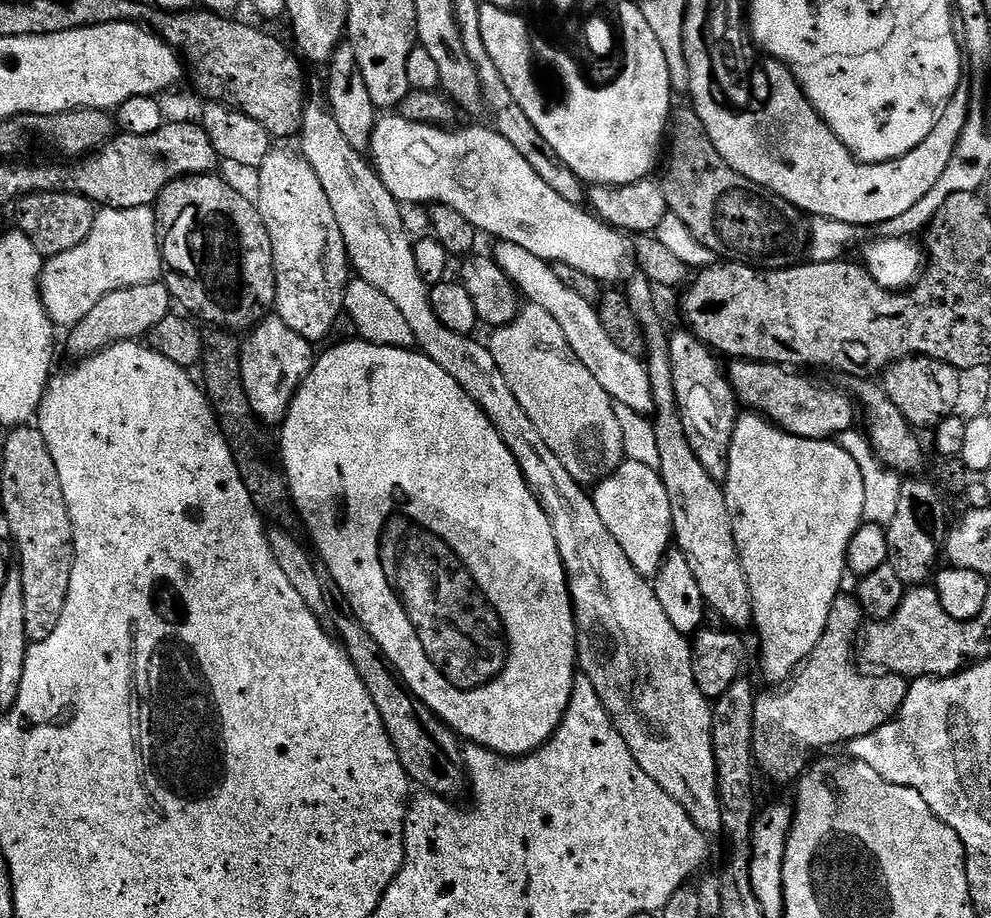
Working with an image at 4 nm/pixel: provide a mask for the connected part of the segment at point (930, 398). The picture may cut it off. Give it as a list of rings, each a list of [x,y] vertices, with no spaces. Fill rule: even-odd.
[[[908,356],[896,361],[883,373],[882,387],[890,402],[902,410],[913,429],[931,429],[957,411],[956,407],[960,404],[960,376],[961,369],[941,360],[932,360],[928,356]]]

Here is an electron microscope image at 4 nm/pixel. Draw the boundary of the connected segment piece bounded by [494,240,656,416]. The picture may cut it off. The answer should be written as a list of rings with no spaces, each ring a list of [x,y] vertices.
[[[499,241],[495,245],[494,259],[496,265],[503,270],[508,279],[516,285],[521,297],[527,303],[542,306],[549,314],[554,314],[554,322],[562,326],[562,334],[566,334],[566,342],[570,342],[570,350],[594,374],[594,378],[602,388],[610,394],[613,403],[629,406],[636,413],[650,416],[655,413],[656,403],[653,400],[653,390],[650,387],[650,378],[647,365],[639,358],[630,356],[610,339],[610,334],[602,319],[599,318],[597,305],[586,302],[575,290],[554,274],[549,261],[538,258],[538,254],[530,254],[523,246],[514,246],[514,242]]]

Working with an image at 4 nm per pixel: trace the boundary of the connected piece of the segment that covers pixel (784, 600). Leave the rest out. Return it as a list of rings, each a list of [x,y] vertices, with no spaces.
[[[744,414],[737,419],[734,438],[730,442],[730,458],[728,459],[728,473],[722,481],[726,510],[730,514],[730,522],[734,530],[734,542],[738,546],[738,554],[742,562],[742,570],[746,574],[746,582],[750,586],[752,599],[752,623],[754,632],[760,635],[760,668],[769,680],[769,685],[784,686],[796,675],[801,664],[807,660],[809,654],[818,646],[818,638],[826,630],[826,618],[830,618],[830,606],[834,606],[834,598],[841,595],[848,567],[848,547],[854,534],[865,523],[864,507],[866,506],[866,489],[862,487],[862,470],[858,470],[858,462],[840,448],[839,443],[831,440],[807,440],[798,438],[789,432],[777,428],[771,420],[764,419],[759,414]]]

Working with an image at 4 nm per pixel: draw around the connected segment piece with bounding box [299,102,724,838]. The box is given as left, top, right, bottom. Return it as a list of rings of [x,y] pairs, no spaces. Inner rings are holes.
[[[305,103],[304,125],[300,127],[299,139],[301,141],[304,140],[302,155],[305,160],[310,162],[310,166],[318,174],[318,180],[322,182],[322,190],[326,190],[326,198],[330,198],[330,210],[334,210],[334,218],[338,218],[338,230],[342,230],[342,238],[346,242],[351,271],[359,279],[370,282],[370,286],[382,290],[382,294],[386,294],[386,298],[390,298],[390,302],[394,302],[394,306],[398,306],[399,312],[406,317],[406,323],[410,325],[410,330],[414,330],[414,338],[416,339],[419,351],[423,352],[424,355],[431,358],[434,362],[438,362],[438,366],[442,366],[442,370],[446,370],[446,374],[450,374],[450,378],[454,378],[454,382],[458,382],[458,386],[462,386],[462,390],[466,390],[466,394],[470,394],[470,398],[486,414],[486,418],[490,418],[490,422],[494,422],[494,430],[498,430],[498,434],[502,434],[502,442],[506,442],[506,446],[510,446],[510,454],[514,454],[514,458],[518,462],[518,466],[522,470],[522,474],[526,478],[526,482],[530,486],[534,498],[538,498],[542,510],[546,510],[550,522],[554,526],[554,538],[558,542],[560,557],[568,575],[568,589],[572,595],[572,609],[576,615],[576,650],[578,653],[579,671],[586,678],[590,678],[590,683],[594,685],[594,690],[598,694],[602,706],[608,711],[609,720],[612,721],[612,725],[618,730],[618,734],[622,734],[626,746],[630,746],[630,754],[634,754],[638,766],[642,766],[642,770],[646,770],[646,774],[650,774],[650,778],[654,778],[654,782],[658,782],[658,786],[662,786],[662,790],[666,790],[666,794],[670,794],[670,798],[674,798],[674,802],[678,802],[678,806],[682,806],[682,810],[686,810],[686,814],[690,814],[690,818],[694,822],[694,826],[698,826],[698,830],[702,830],[704,835],[709,838],[719,837],[723,833],[724,827],[722,826],[722,806],[718,798],[716,759],[714,758],[714,746],[712,745],[712,704],[708,697],[702,694],[702,690],[698,690],[698,682],[694,682],[692,646],[689,637],[685,633],[674,630],[674,625],[670,623],[670,618],[666,618],[666,613],[662,610],[661,604],[658,603],[656,589],[650,583],[649,577],[638,574],[638,570],[634,570],[630,558],[626,558],[626,553],[622,551],[622,546],[618,546],[618,542],[614,542],[614,534],[610,534],[610,530],[606,530],[602,518],[598,518],[598,510],[594,506],[591,495],[586,491],[585,485],[578,483],[574,478],[570,478],[570,470],[566,470],[566,466],[562,466],[562,461],[554,454],[554,450],[550,450],[550,446],[546,446],[542,434],[538,434],[538,429],[534,427],[534,422],[530,422],[526,410],[522,410],[518,398],[514,398],[510,386],[506,386],[506,378],[502,378],[502,370],[498,370],[498,362],[494,362],[494,354],[491,350],[483,343],[479,344],[471,335],[455,333],[454,330],[448,329],[439,320],[434,306],[431,305],[430,286],[424,281],[422,274],[418,274],[414,240],[413,237],[408,237],[408,232],[404,229],[404,216],[400,213],[403,212],[402,205],[396,201],[394,194],[390,194],[390,190],[386,190],[382,178],[376,173],[375,167],[366,159],[365,153],[354,150],[354,146],[350,146],[350,142],[346,142],[346,137],[342,135],[342,130],[338,130],[338,122],[334,122],[327,103]]]

